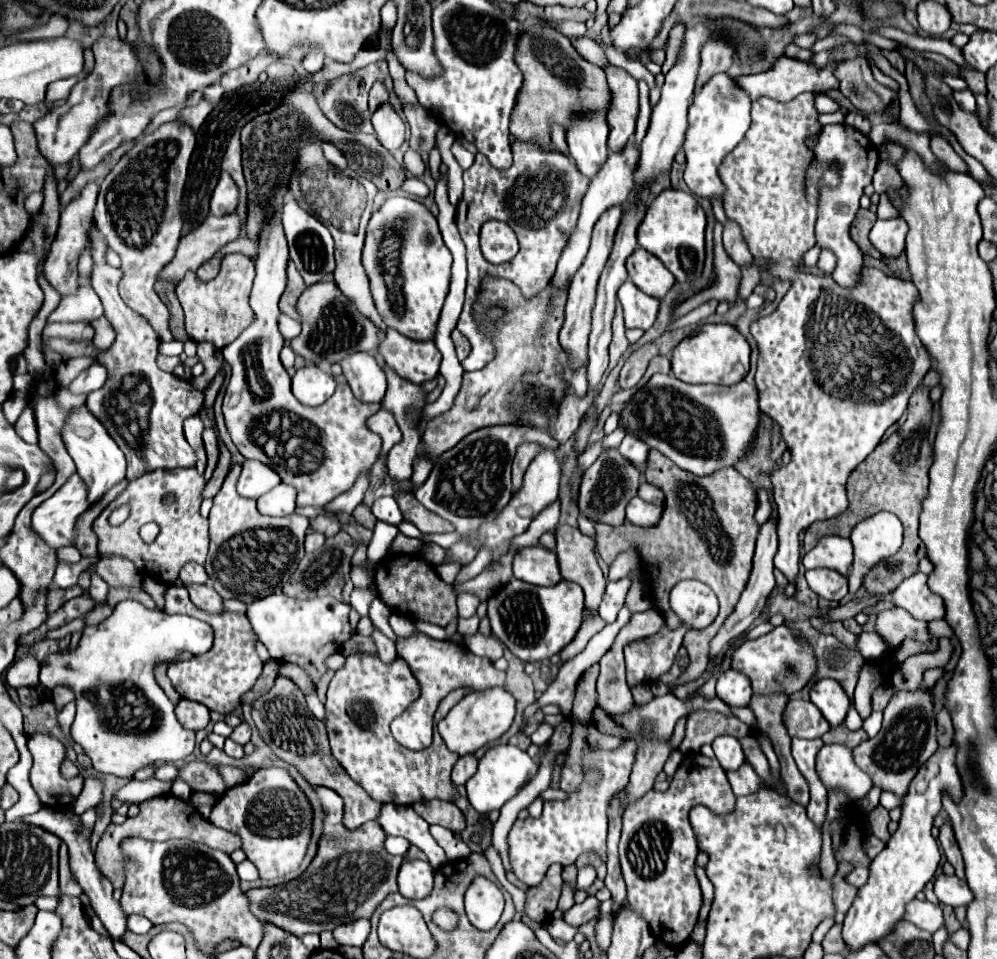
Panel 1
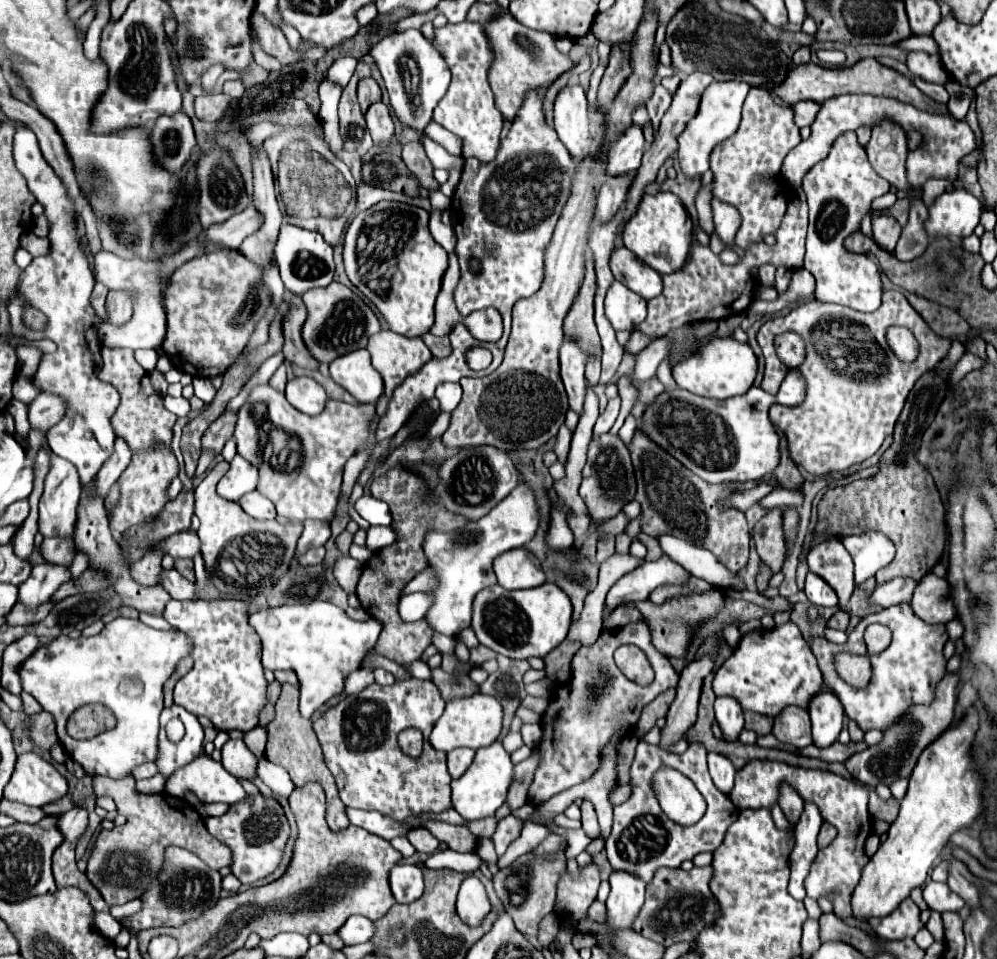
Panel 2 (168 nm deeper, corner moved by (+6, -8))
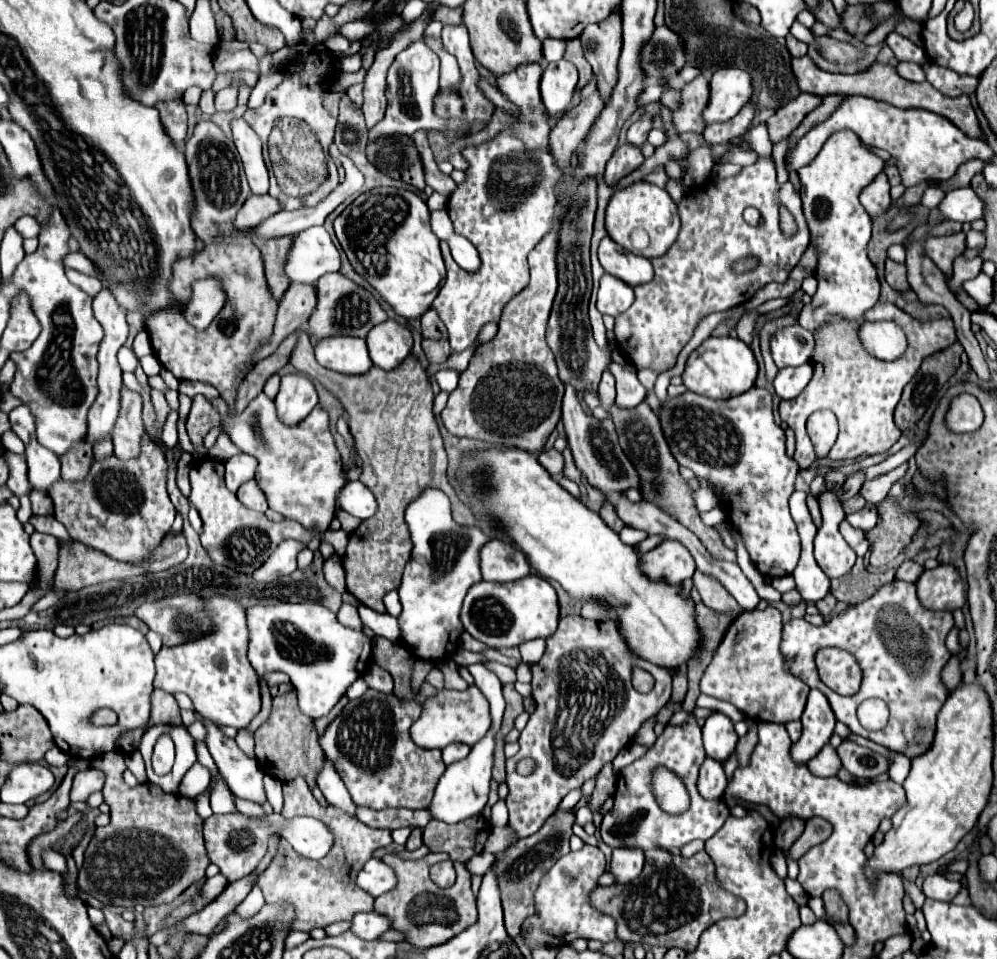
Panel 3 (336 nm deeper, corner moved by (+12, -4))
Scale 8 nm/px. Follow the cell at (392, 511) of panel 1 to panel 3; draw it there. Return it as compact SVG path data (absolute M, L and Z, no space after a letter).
M348 481L340 493L338 493L338 503L344 511L358 519L368 519L376 513L376 499L372 491L362 483L362 481Z

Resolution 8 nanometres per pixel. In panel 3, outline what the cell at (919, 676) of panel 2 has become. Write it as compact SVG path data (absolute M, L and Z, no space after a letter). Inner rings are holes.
M894 579L882 585L870 599L834 613L824 625L816 627L804 619L790 619L782 631L780 651L788 661L788 671L794 677L800 677L810 689L822 691L830 701L836 719L854 735L866 737L892 753L902 753L908 759L914 759L932 747L936 717L948 697L948 689L944 689L944 683L940 681L940 669L944 669L950 659L944 641L952 627L954 619L950 611L924 609L916 595L916 583ZM824 647L838 647L854 655L862 667L862 685L856 695L842 697L820 681L814 655ZM870 697L878 697L890 707L890 721L882 731L866 731L858 723L856 709Z

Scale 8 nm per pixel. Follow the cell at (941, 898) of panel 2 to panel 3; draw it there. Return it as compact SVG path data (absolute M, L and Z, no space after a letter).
M936 873L936 875L928 875L924 879L924 895L936 901L952 901L956 897L956 893L960 891L960 881L950 881L944 875Z

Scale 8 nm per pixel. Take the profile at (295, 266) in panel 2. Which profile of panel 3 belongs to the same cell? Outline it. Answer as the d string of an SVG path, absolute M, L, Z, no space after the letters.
M312 227L294 237L286 261L292 283L316 283L324 273L340 269L340 253L324 227Z

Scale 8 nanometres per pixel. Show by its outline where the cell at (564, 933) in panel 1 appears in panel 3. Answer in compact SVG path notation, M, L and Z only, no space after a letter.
M612 849L610 871L616 875L620 885L630 883L640 875L644 865L644 851L642 849Z

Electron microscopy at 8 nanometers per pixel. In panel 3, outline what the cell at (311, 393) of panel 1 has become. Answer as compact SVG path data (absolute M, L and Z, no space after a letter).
M286 375L274 399L276 413L284 425L298 425L316 407L318 395L312 381L304 375Z

